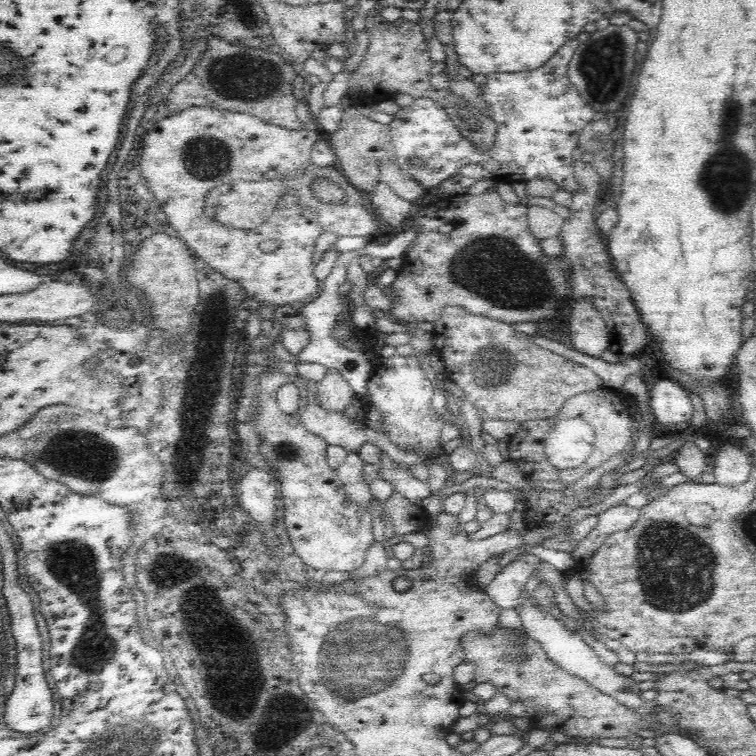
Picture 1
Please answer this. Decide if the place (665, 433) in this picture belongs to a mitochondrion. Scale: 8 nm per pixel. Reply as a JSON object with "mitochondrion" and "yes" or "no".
{"mitochondrion":"no"}

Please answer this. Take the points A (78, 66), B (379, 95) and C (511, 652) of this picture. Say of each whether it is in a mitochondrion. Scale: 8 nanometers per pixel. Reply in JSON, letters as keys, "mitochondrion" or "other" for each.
{"A":"other","B":"other","C":"mitochondrion"}

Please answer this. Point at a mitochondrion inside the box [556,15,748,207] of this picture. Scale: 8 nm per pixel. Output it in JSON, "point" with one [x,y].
{"point":[600,83]}

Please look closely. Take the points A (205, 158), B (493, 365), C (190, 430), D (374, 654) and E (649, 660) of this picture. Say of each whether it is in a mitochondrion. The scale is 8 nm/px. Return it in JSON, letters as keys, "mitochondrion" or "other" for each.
{"A":"mitochondrion","B":"mitochondrion","C":"mitochondrion","D":"mitochondrion","E":"other"}

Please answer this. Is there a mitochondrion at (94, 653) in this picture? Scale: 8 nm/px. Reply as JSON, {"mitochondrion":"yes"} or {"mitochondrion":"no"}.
{"mitochondrion":"yes"}

